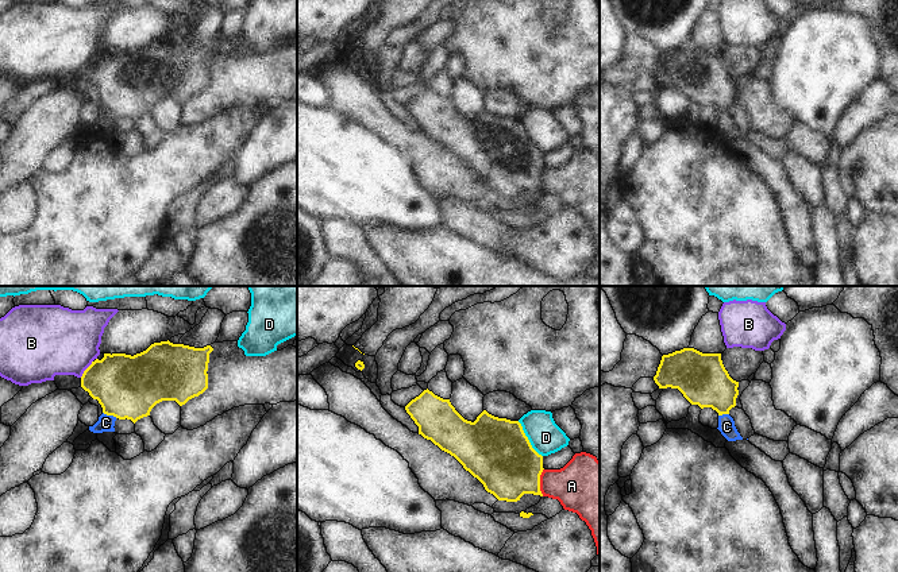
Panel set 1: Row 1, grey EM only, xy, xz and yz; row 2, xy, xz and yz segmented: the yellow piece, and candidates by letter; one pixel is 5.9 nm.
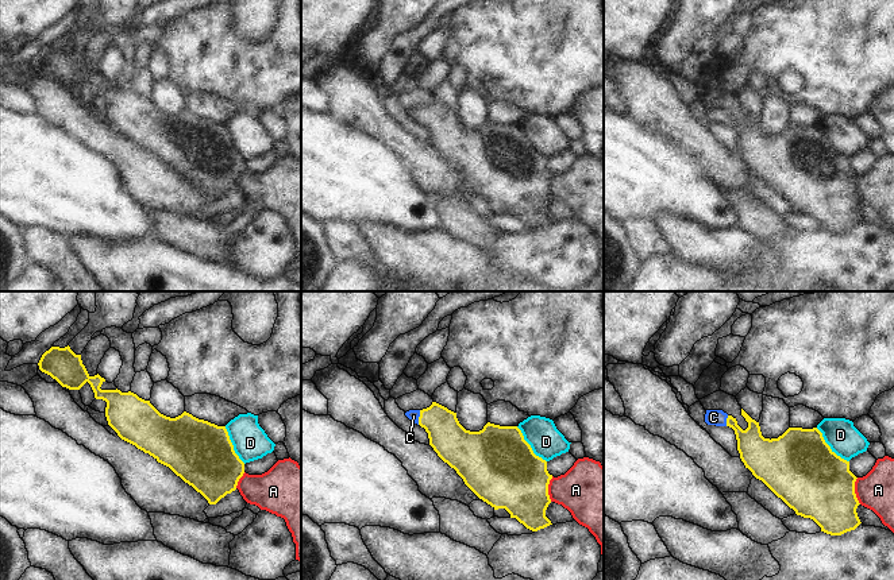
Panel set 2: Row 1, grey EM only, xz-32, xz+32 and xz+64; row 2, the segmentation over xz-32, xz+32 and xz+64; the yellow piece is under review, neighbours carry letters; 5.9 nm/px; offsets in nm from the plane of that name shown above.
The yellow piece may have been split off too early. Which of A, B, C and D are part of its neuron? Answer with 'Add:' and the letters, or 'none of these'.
Add: C

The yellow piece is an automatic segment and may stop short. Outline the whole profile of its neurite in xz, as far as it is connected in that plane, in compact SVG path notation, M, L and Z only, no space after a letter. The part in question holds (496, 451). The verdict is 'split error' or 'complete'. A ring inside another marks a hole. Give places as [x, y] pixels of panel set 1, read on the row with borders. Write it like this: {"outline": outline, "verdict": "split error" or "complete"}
{"outline": "M428 389L412 399L405 410L419 426L419 434L454 456L498 500L517 502L524 494L543 496L540 491L543 456L532 448L519 421L498 418L486 410L474 422L467 421L450 399L443 399Z", "verdict": "complete"}

